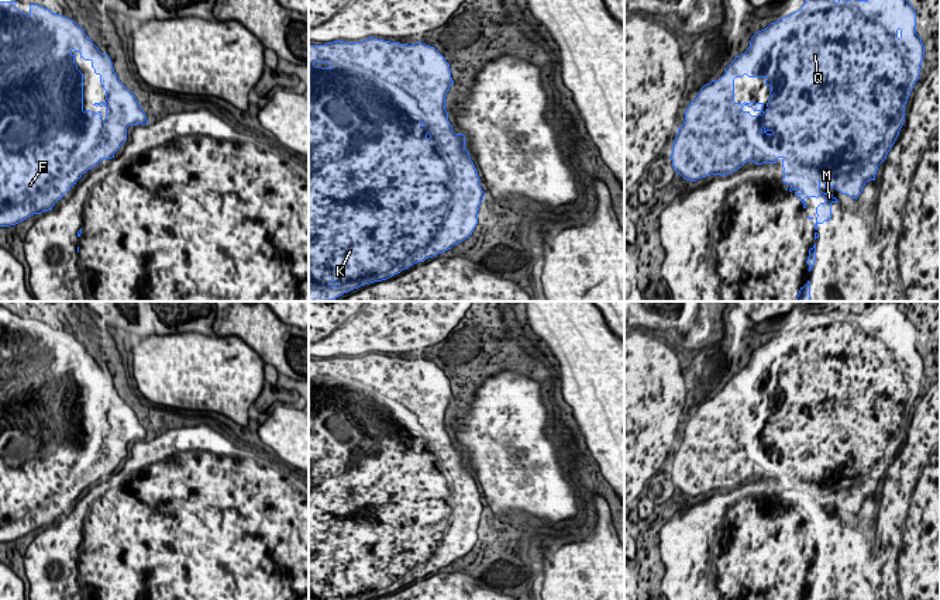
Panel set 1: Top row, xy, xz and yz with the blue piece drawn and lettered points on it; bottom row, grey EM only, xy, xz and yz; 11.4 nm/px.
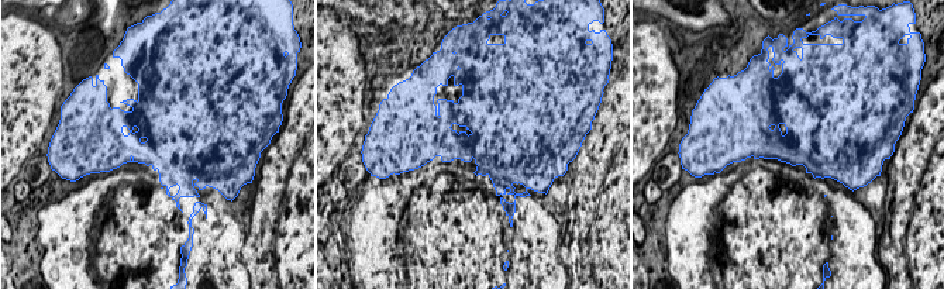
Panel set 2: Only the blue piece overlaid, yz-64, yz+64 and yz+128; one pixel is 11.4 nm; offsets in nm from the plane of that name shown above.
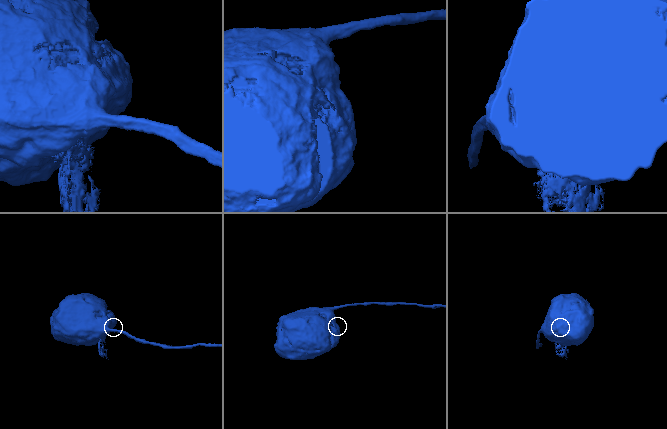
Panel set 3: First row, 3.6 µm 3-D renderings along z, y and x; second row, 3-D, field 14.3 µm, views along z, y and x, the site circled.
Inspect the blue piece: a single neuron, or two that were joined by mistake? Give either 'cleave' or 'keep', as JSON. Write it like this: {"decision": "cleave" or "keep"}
{"decision": "cleave"}

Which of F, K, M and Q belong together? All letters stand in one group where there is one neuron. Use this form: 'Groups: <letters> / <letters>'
Groups: F K Q / M

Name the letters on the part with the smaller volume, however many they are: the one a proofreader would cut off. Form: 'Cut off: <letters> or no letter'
Cut off: M

